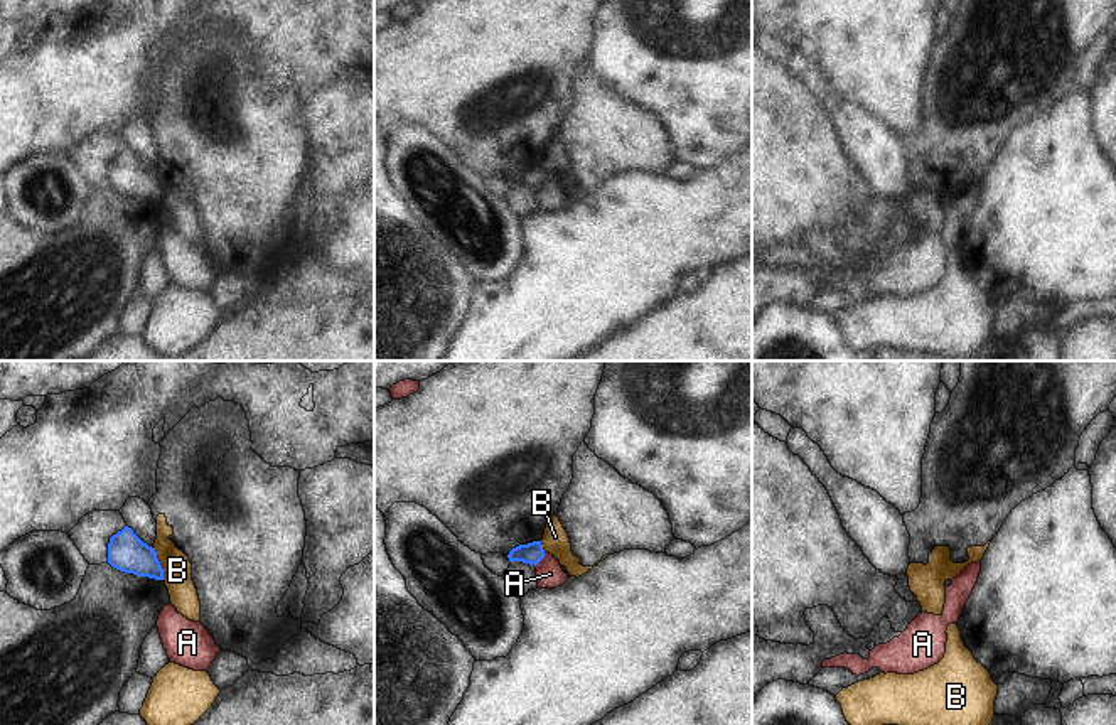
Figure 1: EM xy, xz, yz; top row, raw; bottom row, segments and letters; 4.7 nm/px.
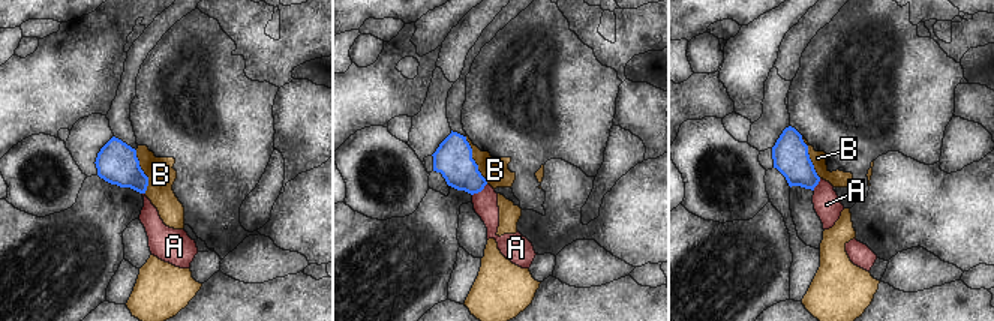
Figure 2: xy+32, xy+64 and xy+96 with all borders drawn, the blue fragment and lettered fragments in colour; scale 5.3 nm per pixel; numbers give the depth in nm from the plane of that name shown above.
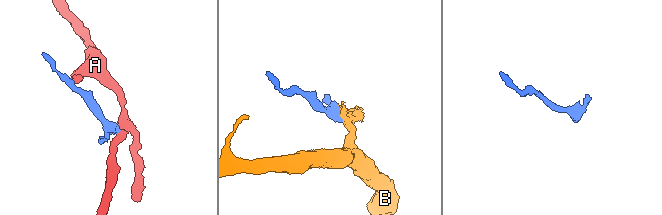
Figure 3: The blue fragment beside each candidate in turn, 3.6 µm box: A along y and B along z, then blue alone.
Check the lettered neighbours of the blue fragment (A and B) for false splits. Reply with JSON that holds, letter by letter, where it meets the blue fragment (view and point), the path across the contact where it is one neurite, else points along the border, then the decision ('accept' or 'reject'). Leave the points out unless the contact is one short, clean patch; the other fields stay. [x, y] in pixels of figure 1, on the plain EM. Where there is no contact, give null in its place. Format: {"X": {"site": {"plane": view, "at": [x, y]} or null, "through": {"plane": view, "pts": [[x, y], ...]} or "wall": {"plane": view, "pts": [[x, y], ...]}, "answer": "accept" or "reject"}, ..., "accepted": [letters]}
{"A": {"site": {"plane": "xz", "at": [540, 182]}, "wall": {"plane": "xz", "pts": [[547, 176], [535, 187]]}, "answer": "reject"}, "B": {"site": {"plane": "xy", "at": [159, 186]}, "wall": {"plane": "xy", "pts": [[154, 169], [164, 201]]}, "answer": "reject"}, "accepted": []}

